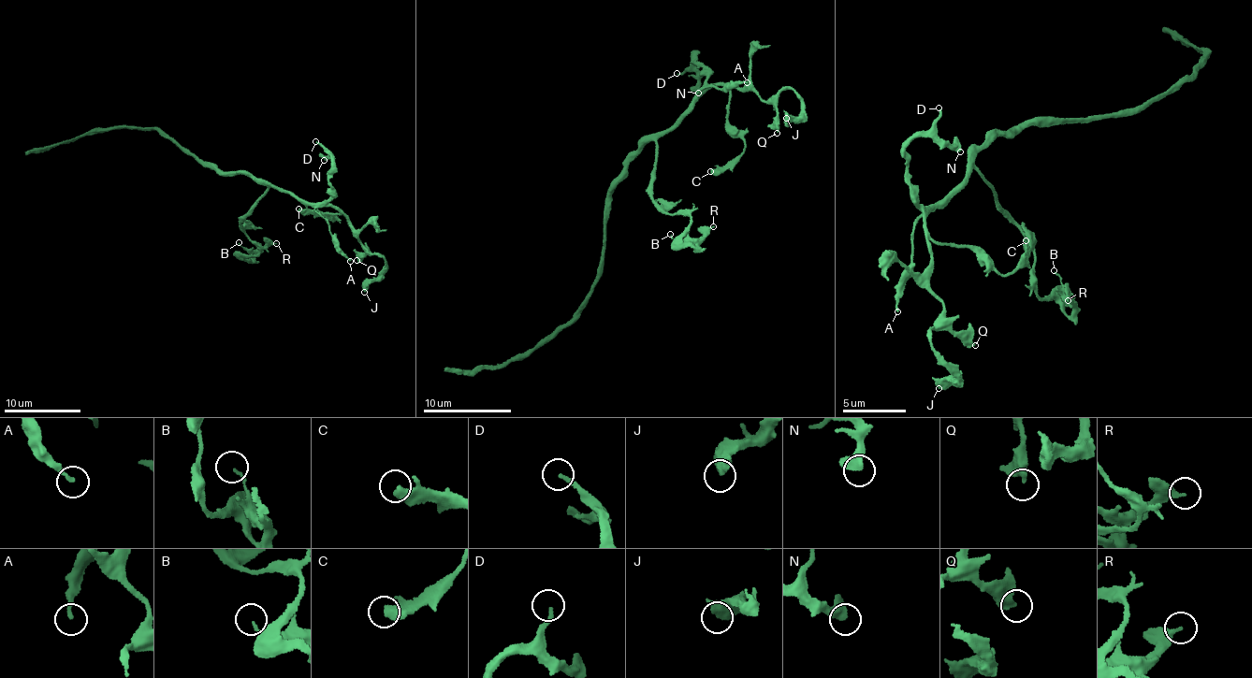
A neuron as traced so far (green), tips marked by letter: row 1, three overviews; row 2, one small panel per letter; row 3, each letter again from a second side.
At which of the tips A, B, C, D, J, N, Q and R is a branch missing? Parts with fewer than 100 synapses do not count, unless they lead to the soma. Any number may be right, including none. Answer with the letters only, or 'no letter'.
no letter

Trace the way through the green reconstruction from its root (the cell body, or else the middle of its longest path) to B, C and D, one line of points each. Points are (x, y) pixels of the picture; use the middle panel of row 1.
B: (611, 183), (653, 141), (653, 200), (690, 217), (682, 240), (697, 247), (670, 234)
C: (611, 183), (639, 147), (716, 85), (730, 92), (730, 128), (744, 141), (745, 151), (710, 171)
D: (611, 183), (639, 147), (676, 122), (700, 92), (707, 77), (691, 57), (691, 53), (691, 67), (676, 73)

